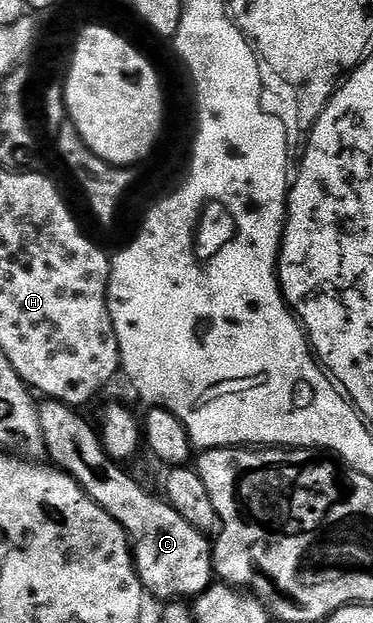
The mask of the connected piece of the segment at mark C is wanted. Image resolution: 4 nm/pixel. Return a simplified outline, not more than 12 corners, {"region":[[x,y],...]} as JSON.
{"region":[[38,404],[46,458],[127,535],[143,590],[191,601],[213,543],[147,495],[100,432]]}

